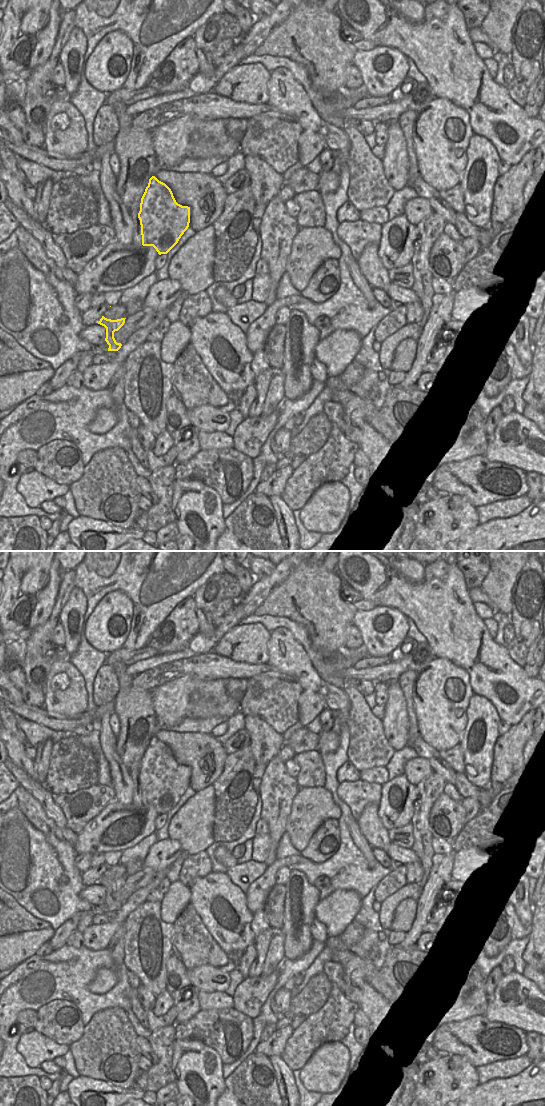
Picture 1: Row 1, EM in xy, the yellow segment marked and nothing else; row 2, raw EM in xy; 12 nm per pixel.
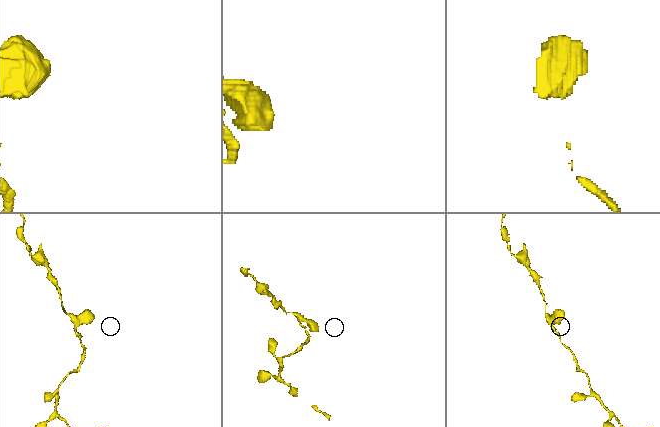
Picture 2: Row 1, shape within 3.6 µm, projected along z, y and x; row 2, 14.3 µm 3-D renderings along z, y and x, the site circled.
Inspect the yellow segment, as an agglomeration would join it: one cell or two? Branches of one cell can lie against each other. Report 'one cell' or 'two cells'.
one cell

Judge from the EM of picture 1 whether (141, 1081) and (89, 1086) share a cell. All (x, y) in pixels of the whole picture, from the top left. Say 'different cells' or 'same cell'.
different cells

